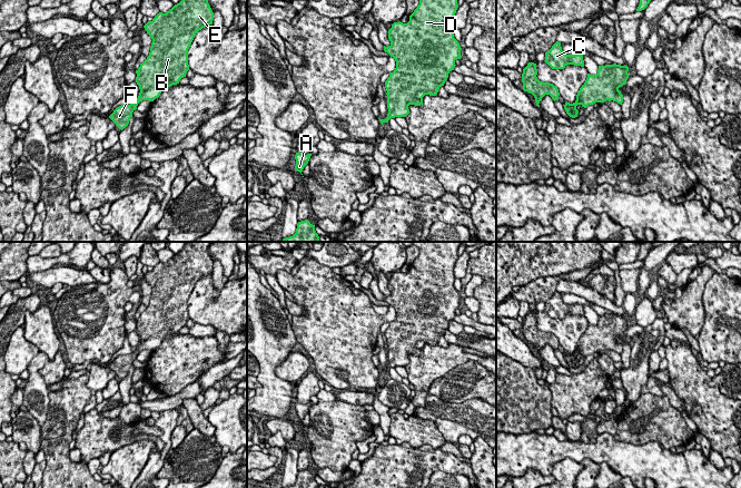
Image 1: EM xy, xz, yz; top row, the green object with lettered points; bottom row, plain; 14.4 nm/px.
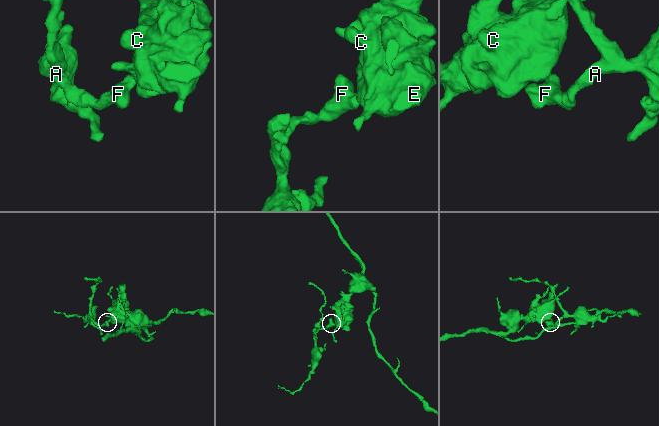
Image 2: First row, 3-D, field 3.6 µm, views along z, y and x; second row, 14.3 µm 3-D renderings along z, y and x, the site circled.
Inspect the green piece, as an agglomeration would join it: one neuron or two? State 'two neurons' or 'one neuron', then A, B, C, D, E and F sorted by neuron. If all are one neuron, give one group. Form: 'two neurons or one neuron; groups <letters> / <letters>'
one neuron; groups A B C D E F

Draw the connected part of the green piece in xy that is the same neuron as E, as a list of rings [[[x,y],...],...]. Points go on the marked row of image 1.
[[[181,0],[144,26],[152,42],[149,56],[136,70],[139,96],[132,104],[117,107],[109,116],[119,129],[128,126],[140,101],[154,101],[162,90],[186,77],[190,70],[188,49],[196,33],[213,25],[213,20],[208,0]]]

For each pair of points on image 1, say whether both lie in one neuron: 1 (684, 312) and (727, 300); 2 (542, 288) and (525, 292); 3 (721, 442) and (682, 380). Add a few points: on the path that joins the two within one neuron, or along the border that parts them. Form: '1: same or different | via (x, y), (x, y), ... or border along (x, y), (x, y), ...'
1: different | border along (708, 281), (702, 295), (703, 325), (699, 332)
2: same | via (537, 291), (530, 292)
3: same | via (721, 427), (721, 417), (698, 393)

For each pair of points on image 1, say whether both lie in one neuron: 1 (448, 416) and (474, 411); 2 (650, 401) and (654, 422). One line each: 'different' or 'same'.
1: same
2: same

